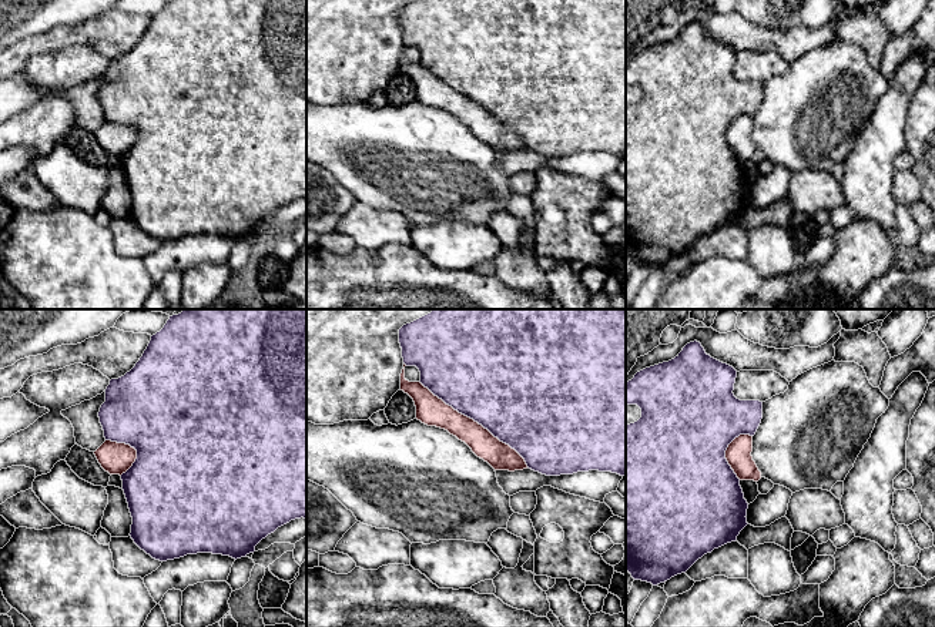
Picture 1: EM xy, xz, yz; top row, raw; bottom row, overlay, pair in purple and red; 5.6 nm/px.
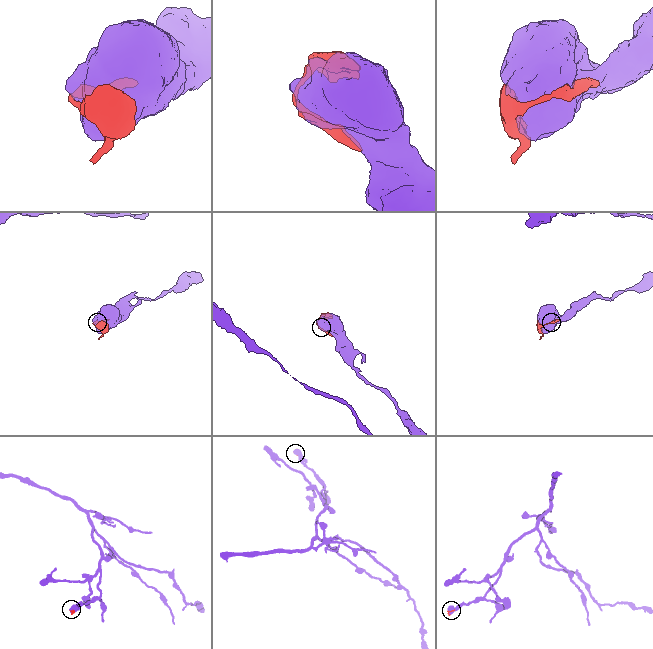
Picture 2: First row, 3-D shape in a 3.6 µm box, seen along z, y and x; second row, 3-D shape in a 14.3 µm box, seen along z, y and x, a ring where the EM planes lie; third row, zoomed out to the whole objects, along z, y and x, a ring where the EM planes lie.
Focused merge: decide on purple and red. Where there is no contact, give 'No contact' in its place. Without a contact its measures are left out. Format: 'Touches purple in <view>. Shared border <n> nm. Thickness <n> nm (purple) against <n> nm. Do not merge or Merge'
Touches purple in xz. Shared border 800 nm. Thickness 500 nm (purple) against 160 nm. Do not merge

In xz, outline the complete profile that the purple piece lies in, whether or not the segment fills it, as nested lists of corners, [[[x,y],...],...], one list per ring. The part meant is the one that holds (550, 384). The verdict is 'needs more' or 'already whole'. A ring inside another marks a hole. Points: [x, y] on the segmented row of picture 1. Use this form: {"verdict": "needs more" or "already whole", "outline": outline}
{"verdict": "already whole", "outline": [[[433,309],[403,325],[399,329],[399,343],[403,363],[419,369],[419,382],[425,388],[515,449],[529,469],[546,476],[589,470],[626,476],[626,309]]]}

